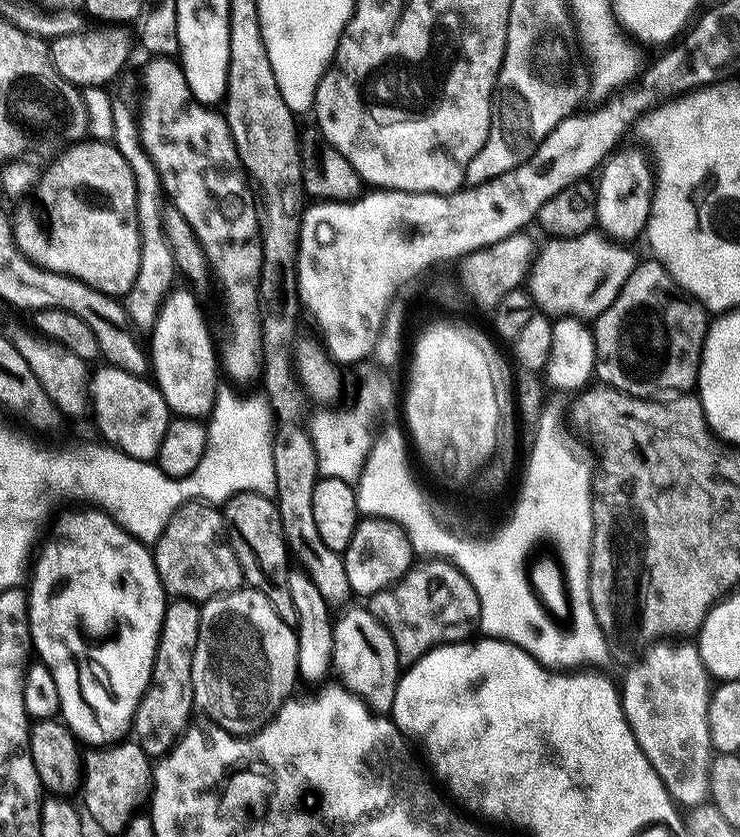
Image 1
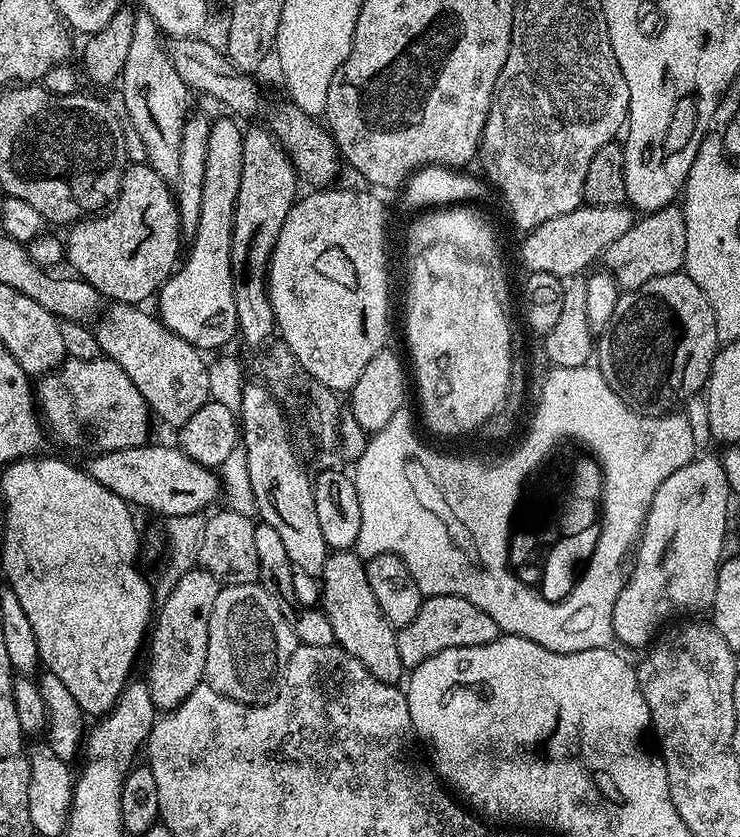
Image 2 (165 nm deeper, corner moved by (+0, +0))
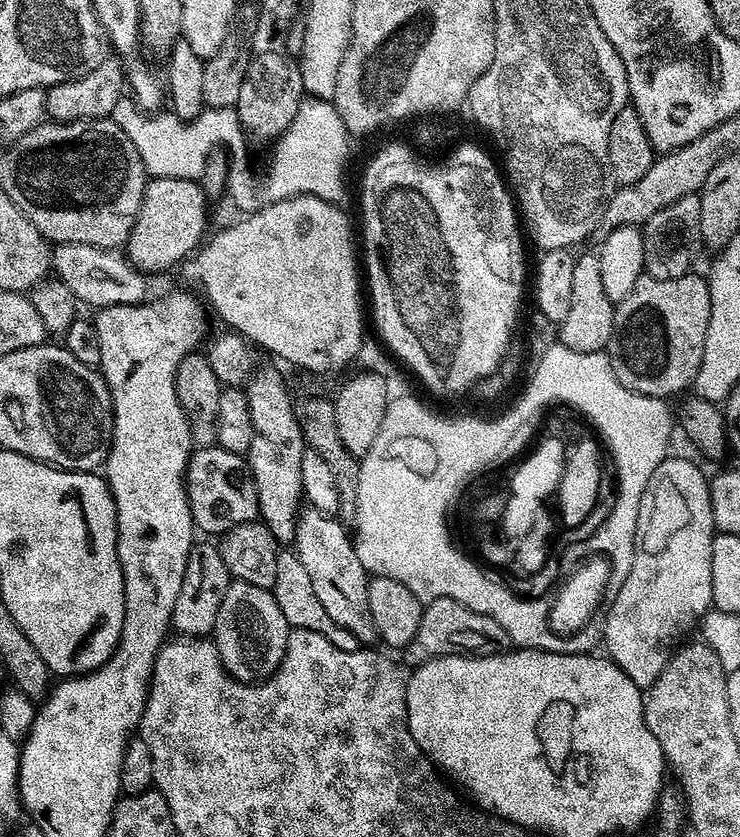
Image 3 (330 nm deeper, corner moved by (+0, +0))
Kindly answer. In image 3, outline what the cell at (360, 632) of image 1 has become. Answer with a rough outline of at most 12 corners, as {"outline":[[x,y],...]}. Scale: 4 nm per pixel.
{"outline":[[305,507],[294,551],[314,594],[362,646],[378,637],[349,529]]}

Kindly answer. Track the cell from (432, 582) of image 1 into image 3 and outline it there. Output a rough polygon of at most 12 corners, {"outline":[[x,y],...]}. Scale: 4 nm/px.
{"outline":[[454,598],[424,604],[403,663],[507,652],[512,639]]}

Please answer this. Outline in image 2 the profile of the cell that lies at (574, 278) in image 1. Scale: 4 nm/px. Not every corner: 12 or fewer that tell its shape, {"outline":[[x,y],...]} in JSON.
{"outline":[[683,207],[659,208],[609,245],[624,290],[681,271]]}

